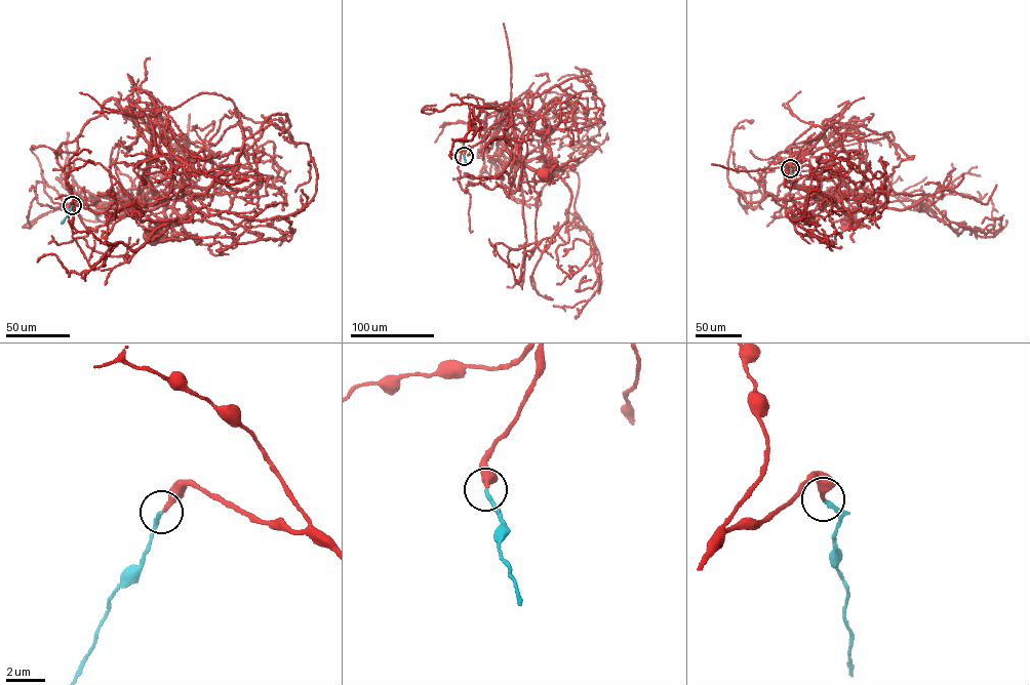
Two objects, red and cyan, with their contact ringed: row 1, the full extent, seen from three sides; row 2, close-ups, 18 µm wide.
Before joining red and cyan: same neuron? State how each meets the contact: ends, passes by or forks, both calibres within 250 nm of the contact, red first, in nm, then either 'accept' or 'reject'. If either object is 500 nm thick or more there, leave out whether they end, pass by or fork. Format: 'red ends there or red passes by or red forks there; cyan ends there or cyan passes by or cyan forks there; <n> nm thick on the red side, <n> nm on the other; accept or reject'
red ends there; cyan ends there; 280 nm thick on the red side, 200 nm on the other; accept

